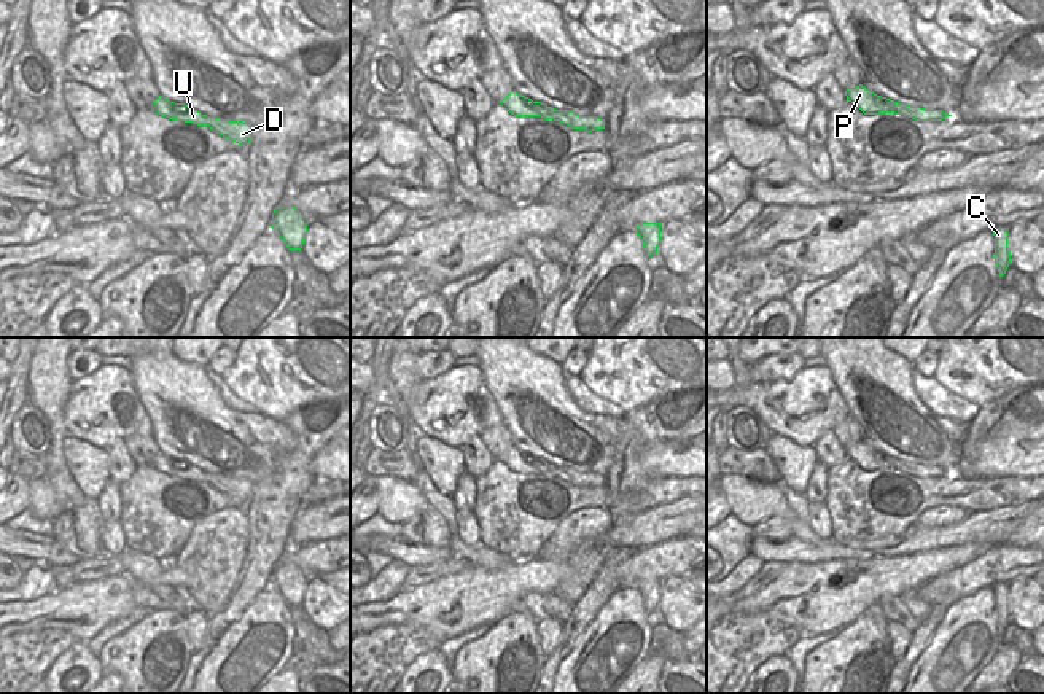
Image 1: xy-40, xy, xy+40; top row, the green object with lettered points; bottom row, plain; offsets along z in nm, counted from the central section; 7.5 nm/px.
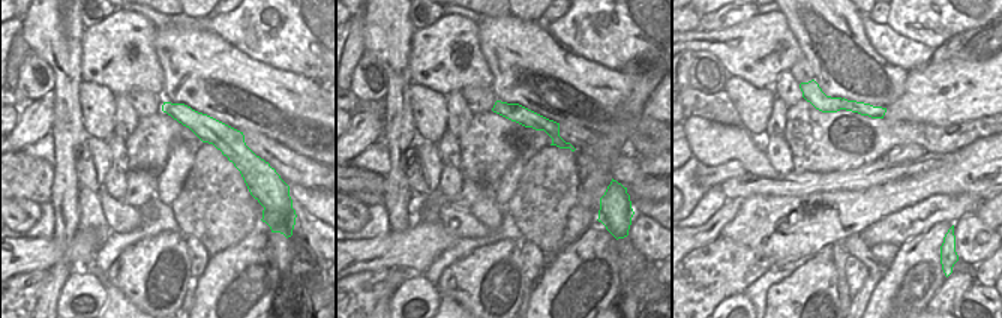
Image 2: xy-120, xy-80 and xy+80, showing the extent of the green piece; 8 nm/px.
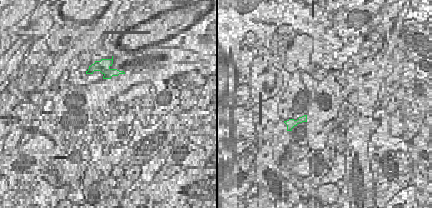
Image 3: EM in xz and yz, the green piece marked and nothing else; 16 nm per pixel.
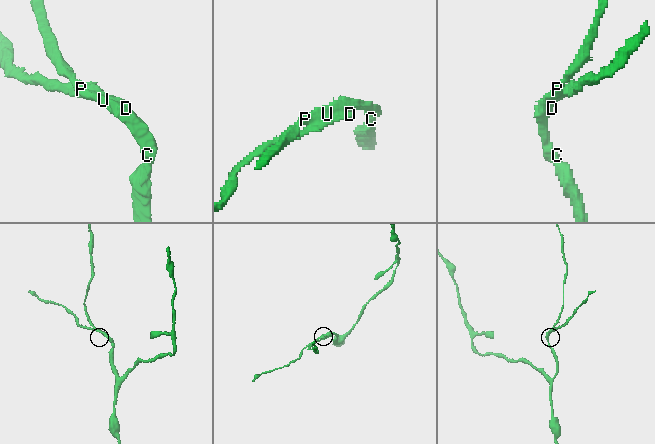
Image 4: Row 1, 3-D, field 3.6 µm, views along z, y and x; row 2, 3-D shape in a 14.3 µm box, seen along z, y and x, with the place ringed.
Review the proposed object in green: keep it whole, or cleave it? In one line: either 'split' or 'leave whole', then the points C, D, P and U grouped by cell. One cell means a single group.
split; C P U / D

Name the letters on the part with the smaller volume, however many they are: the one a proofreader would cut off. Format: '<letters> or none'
D

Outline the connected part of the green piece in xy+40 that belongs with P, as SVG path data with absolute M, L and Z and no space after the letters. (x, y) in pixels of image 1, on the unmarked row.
M863 441L847 446L845 452L847 457L856 462L864 471L878 471L878 470L904 471L896 468L886 454L874 450Z

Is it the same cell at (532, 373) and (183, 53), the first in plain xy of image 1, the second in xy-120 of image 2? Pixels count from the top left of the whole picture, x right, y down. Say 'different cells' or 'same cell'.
same cell

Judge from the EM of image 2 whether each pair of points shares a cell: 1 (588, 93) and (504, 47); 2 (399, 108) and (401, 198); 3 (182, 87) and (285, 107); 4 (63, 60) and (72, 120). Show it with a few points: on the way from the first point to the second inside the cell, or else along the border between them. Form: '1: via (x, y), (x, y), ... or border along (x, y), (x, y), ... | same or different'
1: via (567, 81), (554, 74), (534, 69), (525, 60) | same
2: via (399, 131), (395, 153), (396, 176) | same
3: via (207, 87), (237, 90), (248, 101), (260, 101) | same
4: via (65, 75), (66, 105) | same

